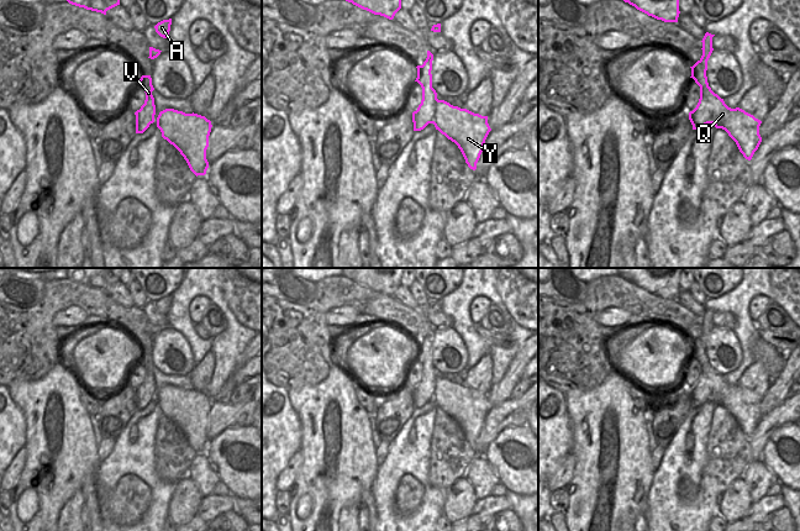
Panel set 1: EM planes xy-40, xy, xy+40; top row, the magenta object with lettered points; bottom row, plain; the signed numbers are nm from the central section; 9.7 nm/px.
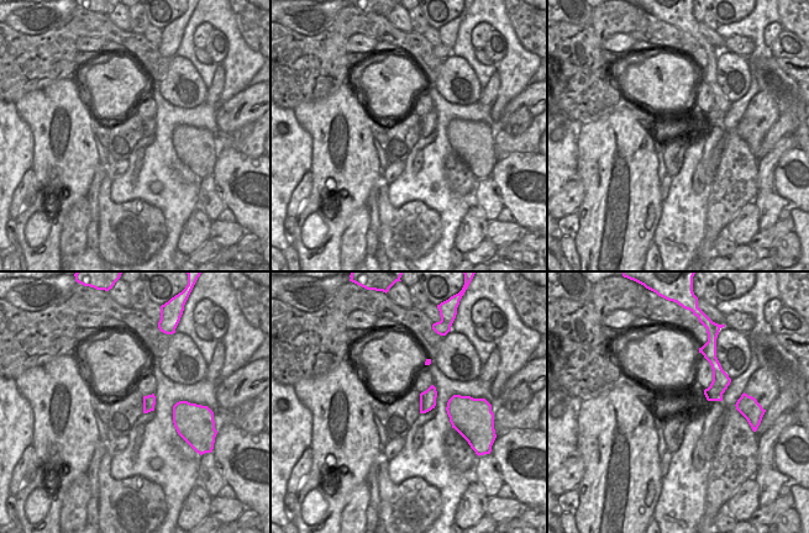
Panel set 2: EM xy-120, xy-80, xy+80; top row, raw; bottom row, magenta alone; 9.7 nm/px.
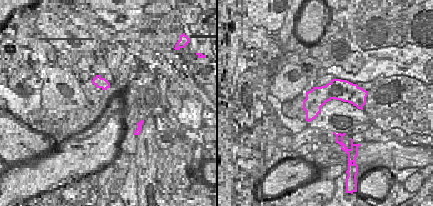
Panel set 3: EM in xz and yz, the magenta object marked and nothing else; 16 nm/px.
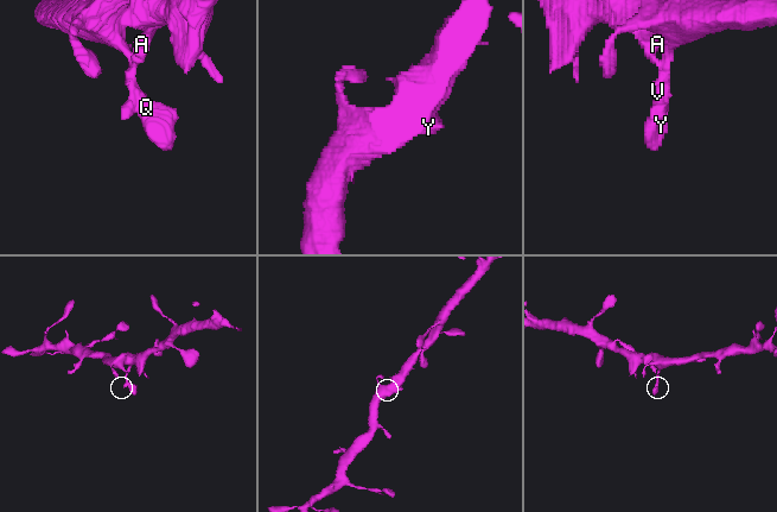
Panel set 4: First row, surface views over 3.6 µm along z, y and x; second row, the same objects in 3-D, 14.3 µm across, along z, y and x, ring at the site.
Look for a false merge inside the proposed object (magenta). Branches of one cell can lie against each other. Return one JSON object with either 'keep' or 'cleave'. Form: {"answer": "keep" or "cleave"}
{"answer": "keep"}

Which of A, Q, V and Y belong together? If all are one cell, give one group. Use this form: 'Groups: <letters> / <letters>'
Groups: A Q V Y

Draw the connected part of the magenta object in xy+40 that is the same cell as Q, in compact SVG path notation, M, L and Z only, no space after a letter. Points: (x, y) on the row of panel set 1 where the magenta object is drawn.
M709 32L702 38L702 56L693 65L691 77L700 86L700 99L696 107L689 112L693 130L700 130L707 123L714 123L716 128L725 130L736 142L740 152L748 161L758 149L762 137L759 135L760 120L744 110L728 107L723 99L715 94L707 83L707 61L714 51L712 37Z

